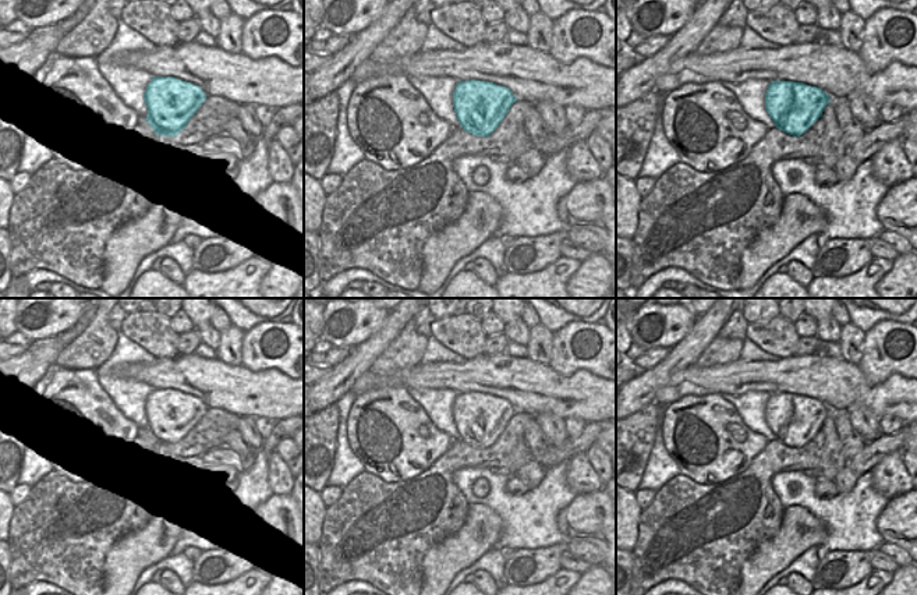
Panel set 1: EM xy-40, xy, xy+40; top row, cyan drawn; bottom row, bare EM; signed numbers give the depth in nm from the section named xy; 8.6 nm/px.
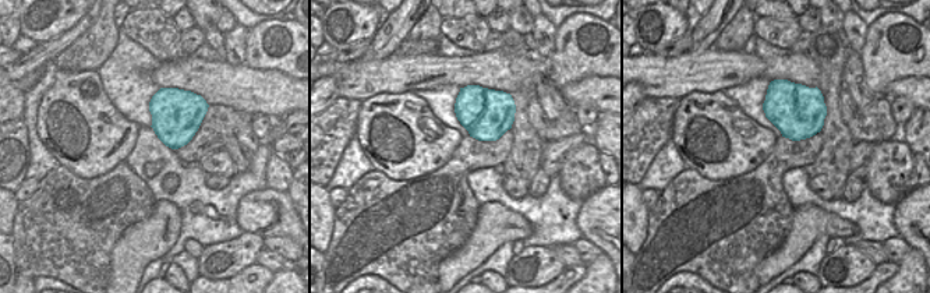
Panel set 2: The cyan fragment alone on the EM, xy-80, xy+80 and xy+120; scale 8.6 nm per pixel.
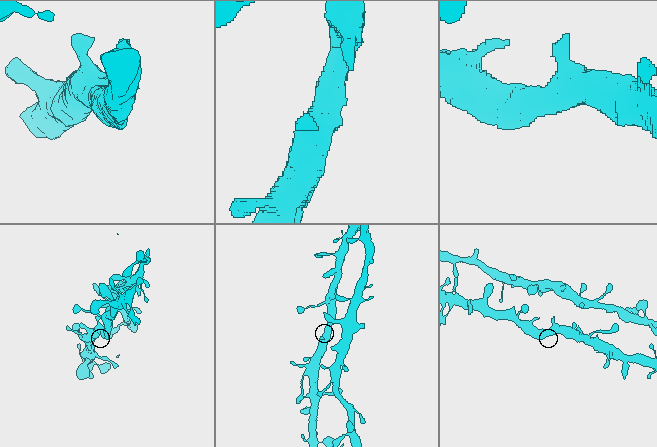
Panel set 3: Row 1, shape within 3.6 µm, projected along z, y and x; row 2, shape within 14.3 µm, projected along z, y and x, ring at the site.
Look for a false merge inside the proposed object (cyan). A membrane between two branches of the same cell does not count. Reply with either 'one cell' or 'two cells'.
one cell

